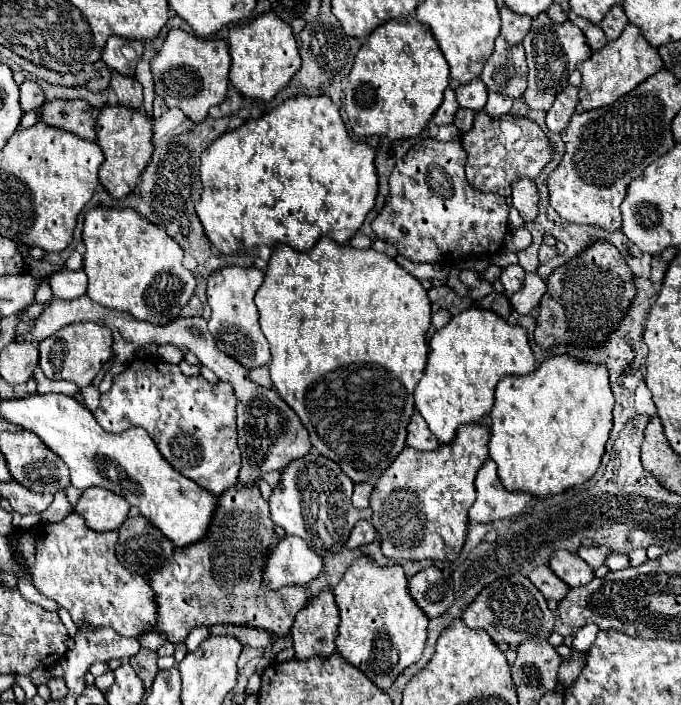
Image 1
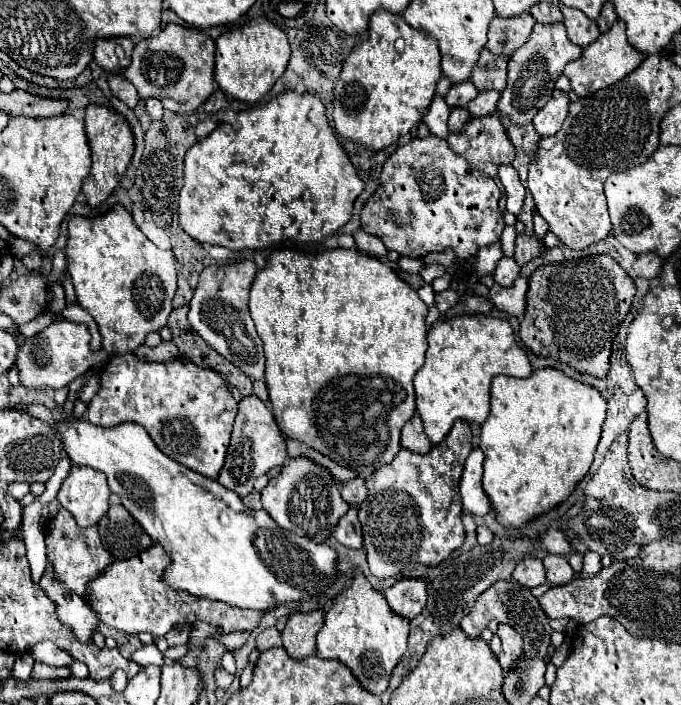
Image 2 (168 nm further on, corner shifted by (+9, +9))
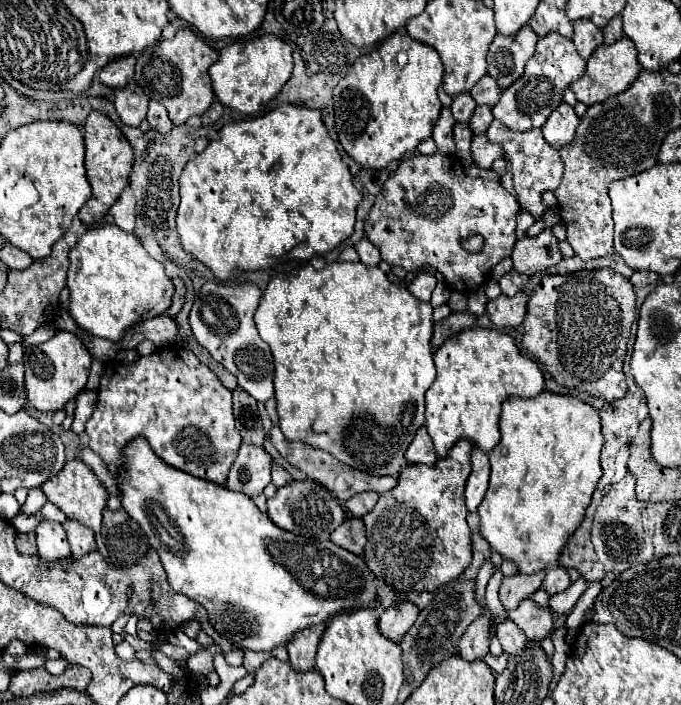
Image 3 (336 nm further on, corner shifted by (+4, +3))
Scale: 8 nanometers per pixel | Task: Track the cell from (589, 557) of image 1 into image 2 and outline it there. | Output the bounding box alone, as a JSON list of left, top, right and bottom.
[541,529,573,555]

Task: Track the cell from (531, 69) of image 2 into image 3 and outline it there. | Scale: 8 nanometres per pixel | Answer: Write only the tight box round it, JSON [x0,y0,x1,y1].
[492,33,586,131]

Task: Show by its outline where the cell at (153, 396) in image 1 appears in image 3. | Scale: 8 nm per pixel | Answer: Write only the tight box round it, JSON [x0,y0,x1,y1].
[86,347,240,485]

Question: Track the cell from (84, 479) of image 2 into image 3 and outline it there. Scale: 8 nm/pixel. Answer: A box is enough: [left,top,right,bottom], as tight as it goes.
[40,459,108,535]

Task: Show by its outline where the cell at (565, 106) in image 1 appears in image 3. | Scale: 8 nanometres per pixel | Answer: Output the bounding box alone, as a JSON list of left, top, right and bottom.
[542,103,578,149]

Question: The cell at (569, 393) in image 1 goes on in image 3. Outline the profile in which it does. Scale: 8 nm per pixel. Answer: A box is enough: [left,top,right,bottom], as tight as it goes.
[478,391,604,575]

